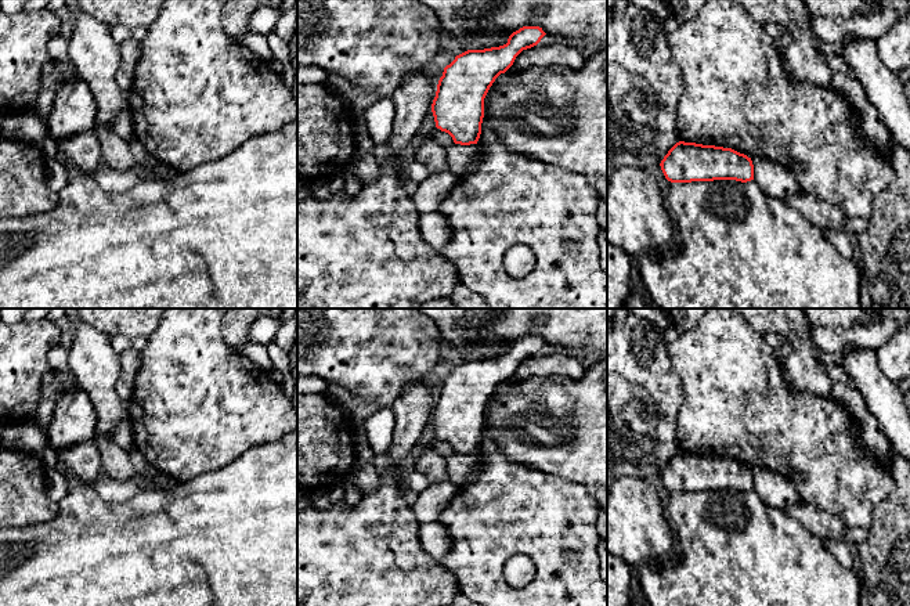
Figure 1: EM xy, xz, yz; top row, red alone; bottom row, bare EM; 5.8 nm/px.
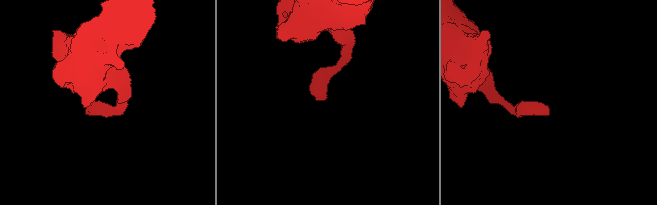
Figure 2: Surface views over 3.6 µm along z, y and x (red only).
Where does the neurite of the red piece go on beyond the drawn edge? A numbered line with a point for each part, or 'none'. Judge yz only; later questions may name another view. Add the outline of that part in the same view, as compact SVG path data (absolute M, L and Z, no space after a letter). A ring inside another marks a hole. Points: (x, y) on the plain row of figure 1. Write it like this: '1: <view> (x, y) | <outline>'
none

